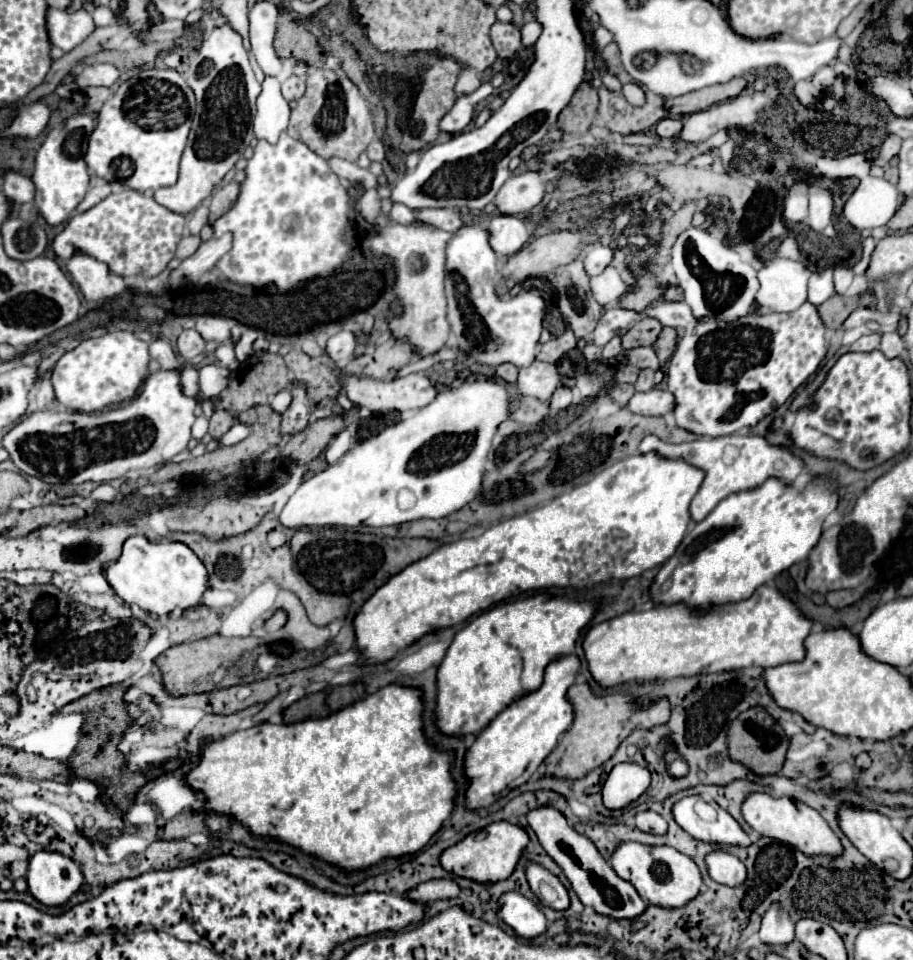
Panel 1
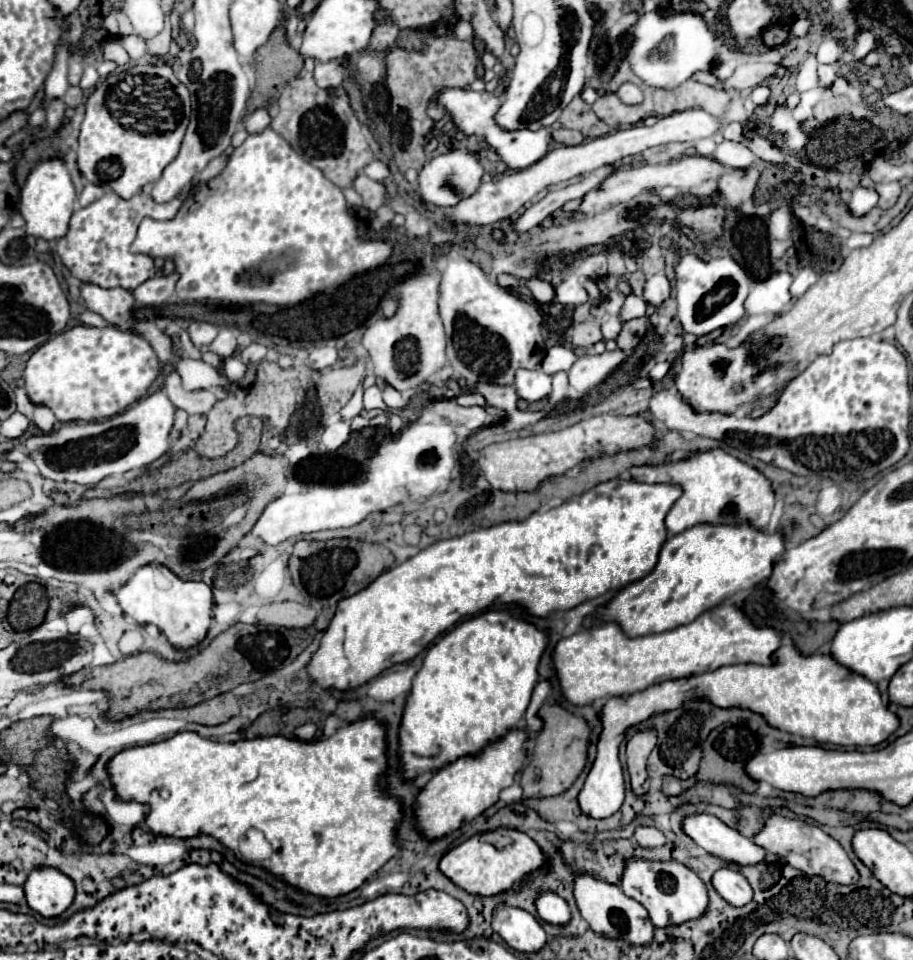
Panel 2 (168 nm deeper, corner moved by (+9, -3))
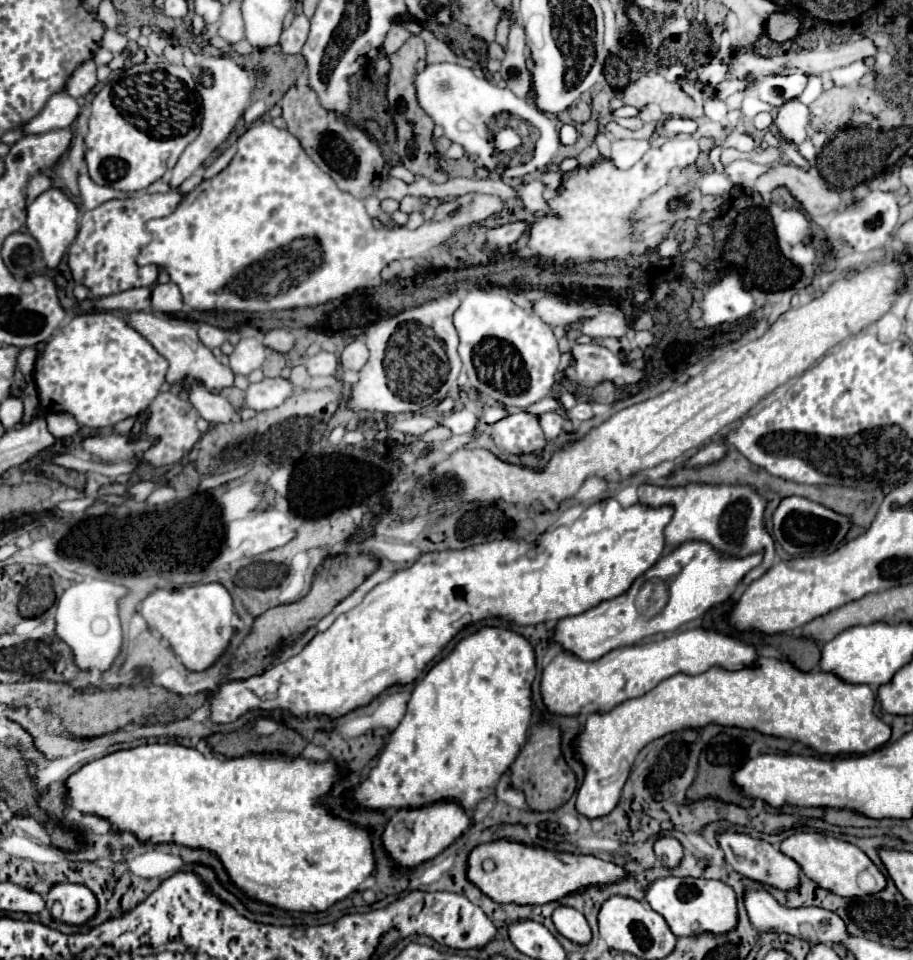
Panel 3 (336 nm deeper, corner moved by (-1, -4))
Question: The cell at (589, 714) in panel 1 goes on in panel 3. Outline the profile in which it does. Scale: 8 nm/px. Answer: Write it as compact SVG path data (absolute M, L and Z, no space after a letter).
M544 722L532 728L528 744L522 748L518 758L510 766L510 786L520 790L526 798L526 804L534 812L548 812L560 808L576 790L576 776L568 768L560 752L560 730Z

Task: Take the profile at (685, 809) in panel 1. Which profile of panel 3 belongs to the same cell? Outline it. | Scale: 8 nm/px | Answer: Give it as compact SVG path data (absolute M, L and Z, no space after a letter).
M722 832L718 836L720 848L724 850L726 862L744 878L750 878L754 882L760 882L764 886L772 886L778 890L798 890L800 886L800 866L784 856L778 848L774 848L772 844L764 842L764 840L756 840L750 838L748 834L738 834L738 832Z

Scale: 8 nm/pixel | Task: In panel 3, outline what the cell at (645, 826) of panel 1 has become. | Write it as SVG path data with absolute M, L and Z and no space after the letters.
M670 836L658 838L654 844L654 852L656 852L658 862L662 862L662 866L666 866L666 868L676 868L684 856L682 844Z

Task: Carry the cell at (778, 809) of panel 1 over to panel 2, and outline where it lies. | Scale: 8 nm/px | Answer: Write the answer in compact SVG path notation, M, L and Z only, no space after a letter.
M772 813L764 821L762 829L752 837L752 841L770 853L786 857L786 861L790 861L790 865L794 865L796 869L802 869L804 873L820 875L826 881L834 881L834 883L842 883L842 885L850 885L850 883L858 881L858 871L852 865L846 851L840 847L838 841L834 841L830 835L826 835L818 825Z

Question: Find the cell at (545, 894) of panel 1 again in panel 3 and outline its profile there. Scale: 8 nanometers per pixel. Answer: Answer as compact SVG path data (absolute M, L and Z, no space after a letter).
M560 906L554 910L552 914L552 922L556 926L556 930L568 938L570 942L576 944L588 944L592 940L592 932L590 926L584 918L584 914L580 914L578 910L572 910L568 906Z

